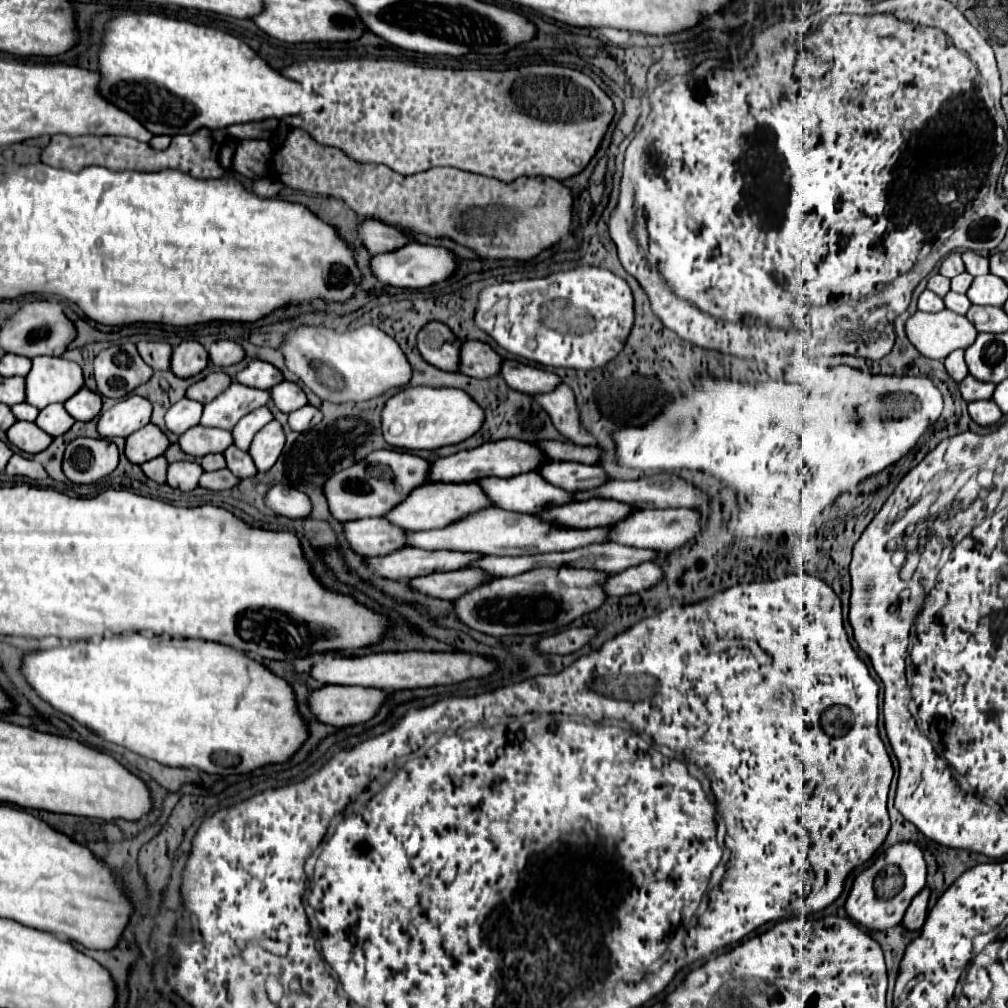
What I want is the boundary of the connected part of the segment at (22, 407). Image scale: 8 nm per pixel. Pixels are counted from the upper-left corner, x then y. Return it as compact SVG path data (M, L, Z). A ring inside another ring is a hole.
M22 402L22 404L16 404L16 406L12 406L12 412L14 412L14 416L16 416L18 420L28 420L28 422L34 422L40 410L38 410L38 408L34 408L32 404L26 404L26 402Z

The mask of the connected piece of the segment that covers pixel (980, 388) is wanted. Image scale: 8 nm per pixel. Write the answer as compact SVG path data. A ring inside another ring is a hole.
M968 376L964 382L960 382L960 392L964 396L966 402L974 402L974 400L990 400L994 394L996 384L988 384L988 382L980 382L972 376Z

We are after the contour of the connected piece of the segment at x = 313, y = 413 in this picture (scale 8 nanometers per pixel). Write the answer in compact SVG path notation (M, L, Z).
M310 404L296 410L296 412L292 412L290 420L288 420L290 428L296 430L296 432L306 432L306 430L314 428L320 422L322 422L322 412L316 406L310 406Z

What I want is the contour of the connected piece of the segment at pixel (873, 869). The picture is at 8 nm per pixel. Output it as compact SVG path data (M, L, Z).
M898 842L884 850L868 868L864 868L852 884L852 890L846 900L848 916L870 928L886 930L902 922L902 916L910 900L926 886L926 860L922 850L914 842Z

